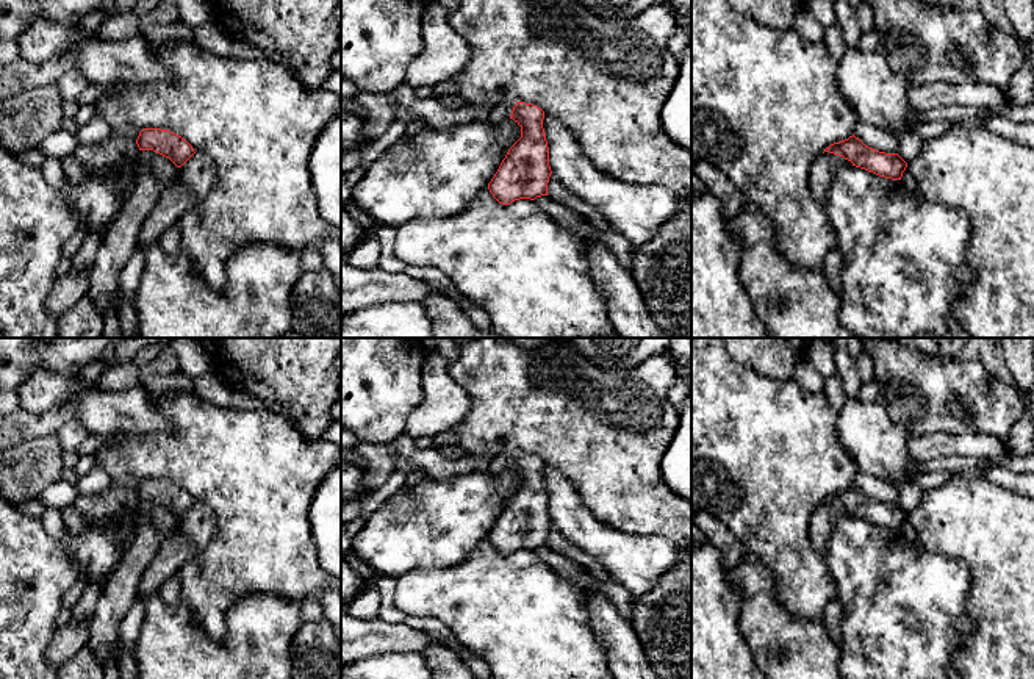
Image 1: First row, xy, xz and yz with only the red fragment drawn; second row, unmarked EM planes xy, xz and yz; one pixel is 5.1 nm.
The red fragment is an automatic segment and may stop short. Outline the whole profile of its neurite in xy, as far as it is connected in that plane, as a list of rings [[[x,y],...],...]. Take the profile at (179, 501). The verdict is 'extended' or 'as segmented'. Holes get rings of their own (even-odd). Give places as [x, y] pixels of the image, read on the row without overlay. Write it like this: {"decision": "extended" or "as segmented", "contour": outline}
{"decision": "extended", "contour": [[[161,479],[141,480],[136,494],[141,516],[135,540],[114,574],[102,587],[91,618],[86,646],[102,665],[105,660],[116,663],[120,648],[119,624],[138,599],[139,580],[164,541],[164,537],[150,523],[149,512],[155,504],[160,504],[181,518],[196,504],[186,490]]]}

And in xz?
{"decision": "extended", "contour": [[[524,452],[504,454],[490,462],[493,474],[508,468],[521,477],[521,488],[508,499],[488,534],[490,543],[502,555],[510,555],[519,549],[535,551],[548,546],[552,524],[543,479],[544,462]]]}

